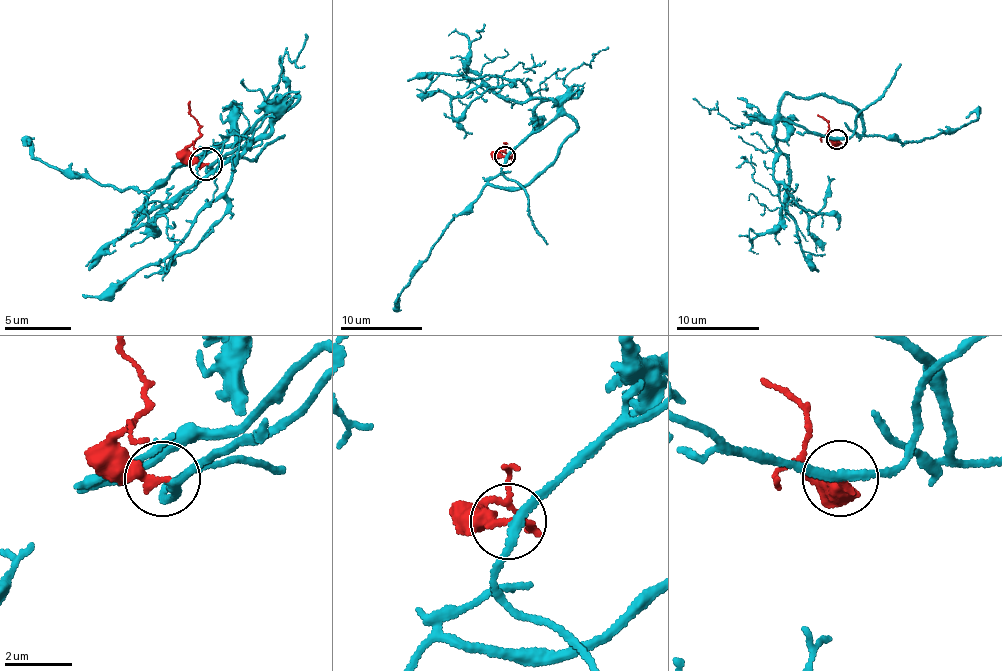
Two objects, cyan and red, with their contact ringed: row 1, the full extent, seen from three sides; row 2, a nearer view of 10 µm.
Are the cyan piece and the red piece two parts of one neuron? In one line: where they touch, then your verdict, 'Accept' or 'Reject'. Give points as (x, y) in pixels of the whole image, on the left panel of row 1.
Place: (206, 164). Accept

